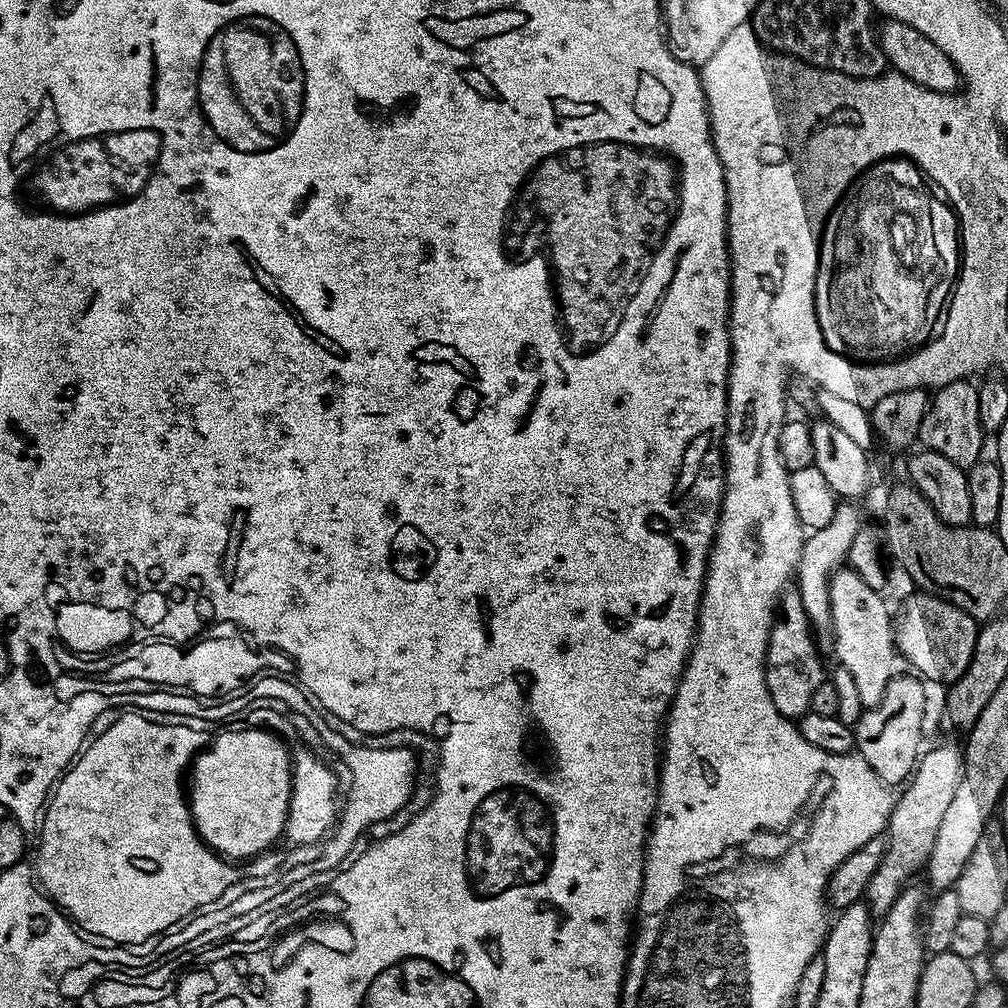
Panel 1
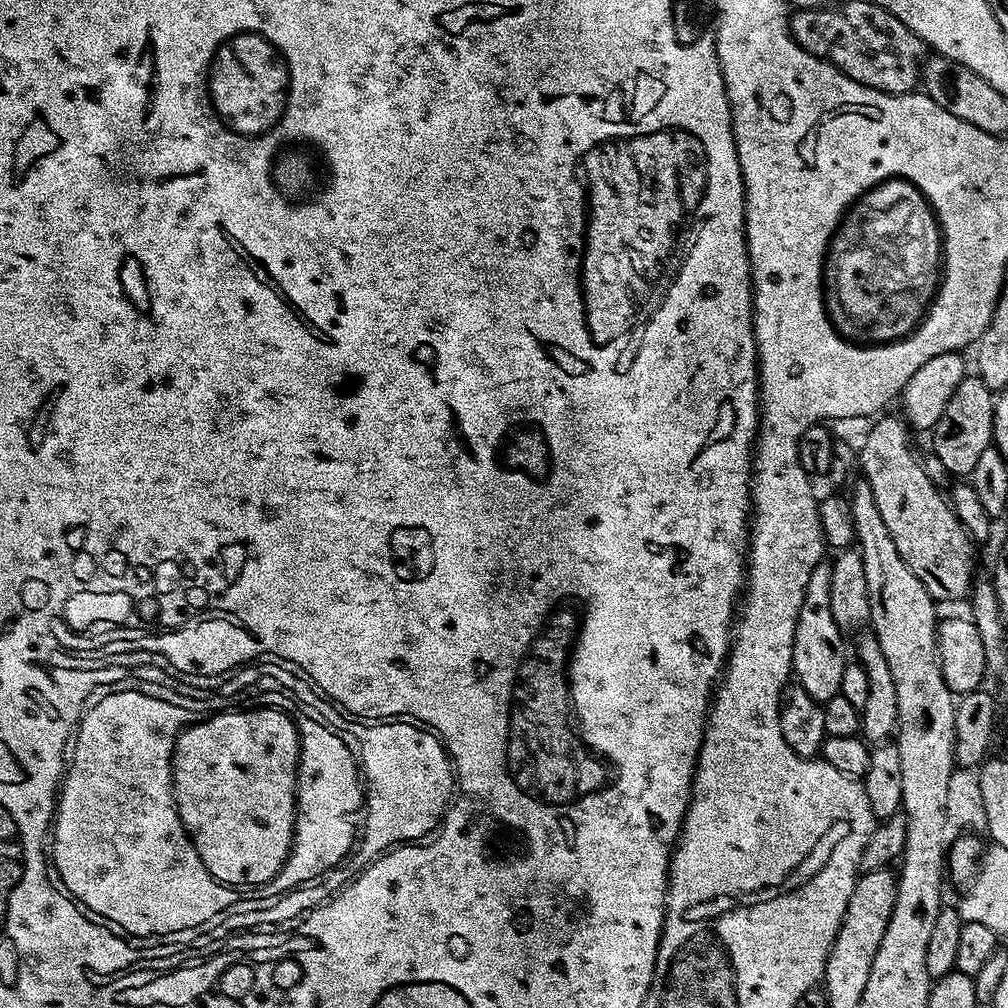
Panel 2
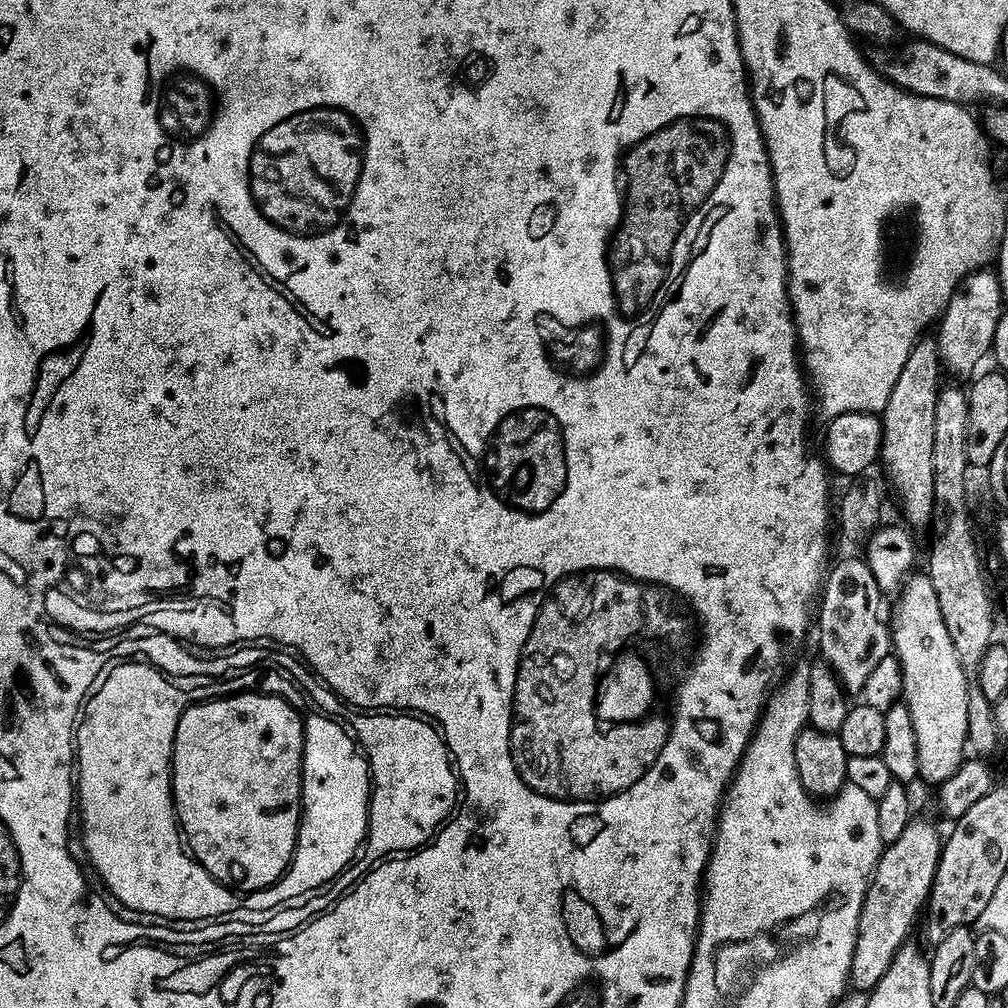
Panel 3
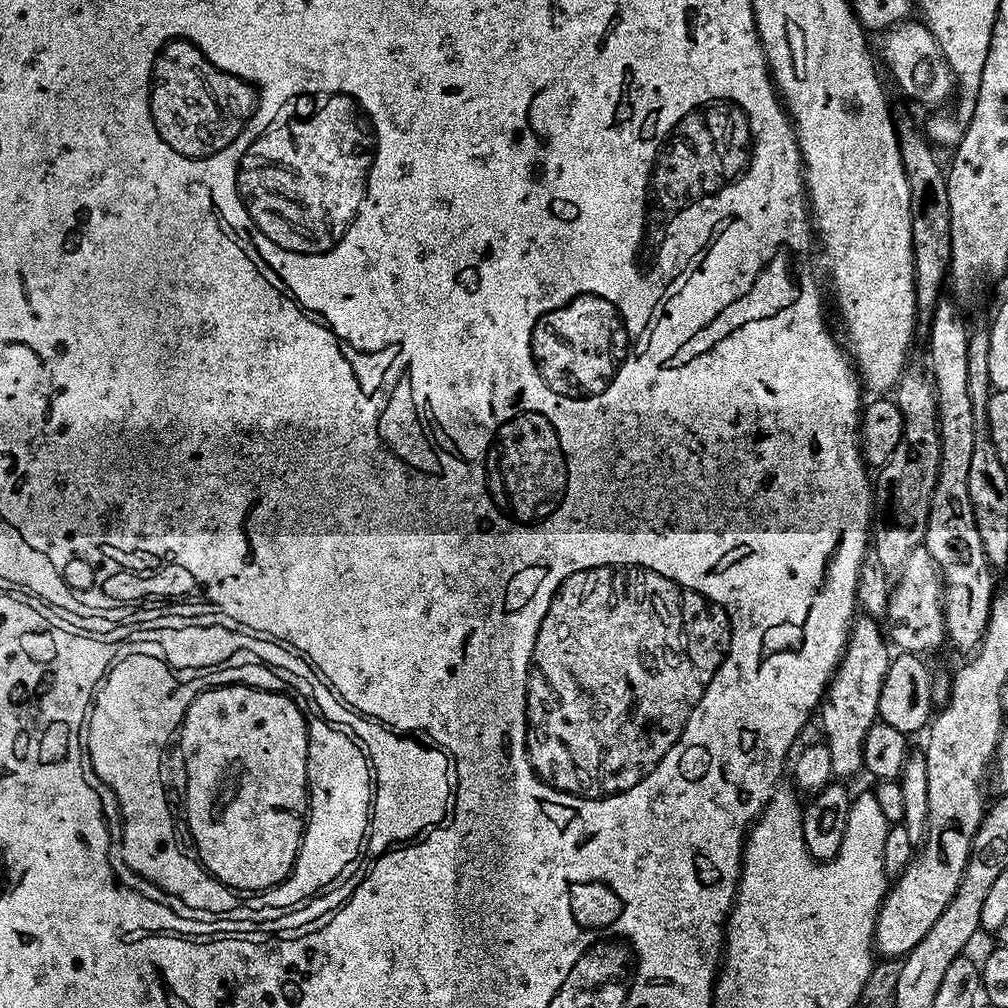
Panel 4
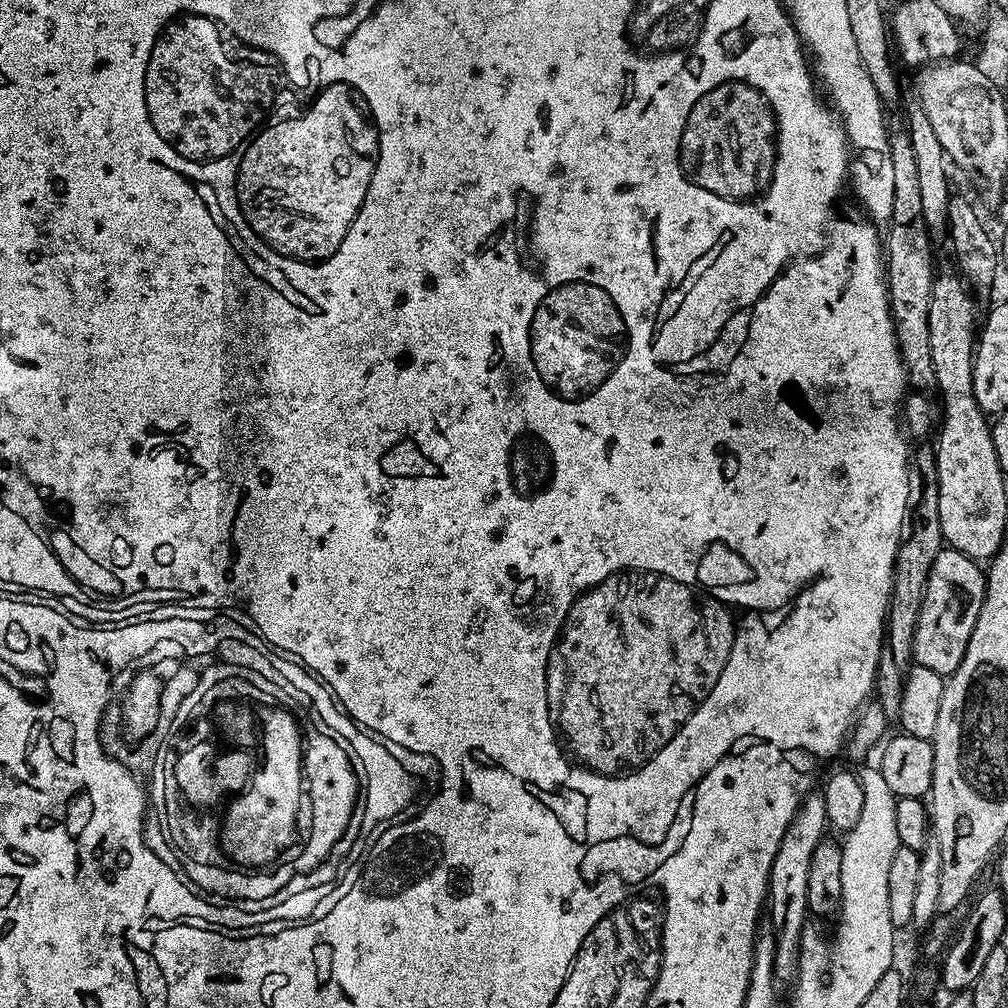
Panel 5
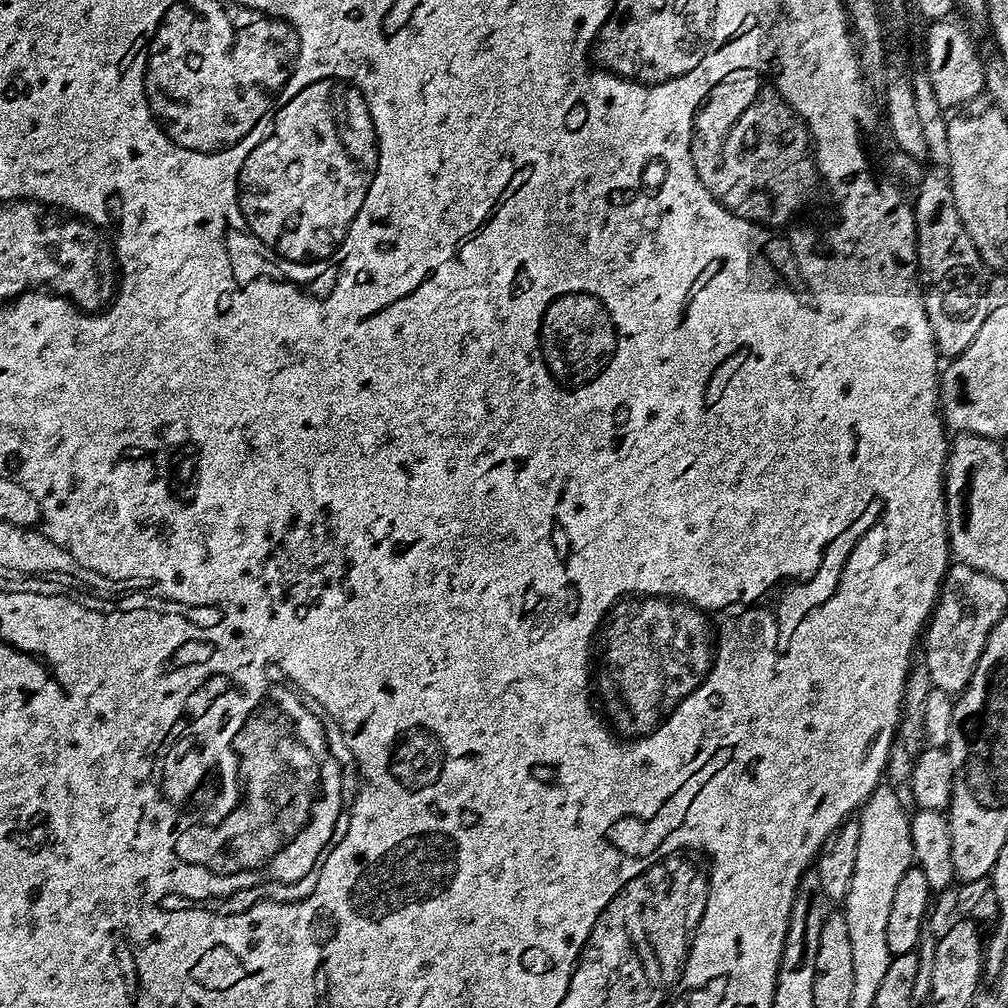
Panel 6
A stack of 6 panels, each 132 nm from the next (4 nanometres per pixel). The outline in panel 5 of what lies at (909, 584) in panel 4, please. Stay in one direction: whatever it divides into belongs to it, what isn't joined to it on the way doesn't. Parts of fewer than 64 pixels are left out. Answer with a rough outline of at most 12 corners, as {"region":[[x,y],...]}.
{"region":[[941,548],[915,627],[915,663],[961,665],[986,572]]}

